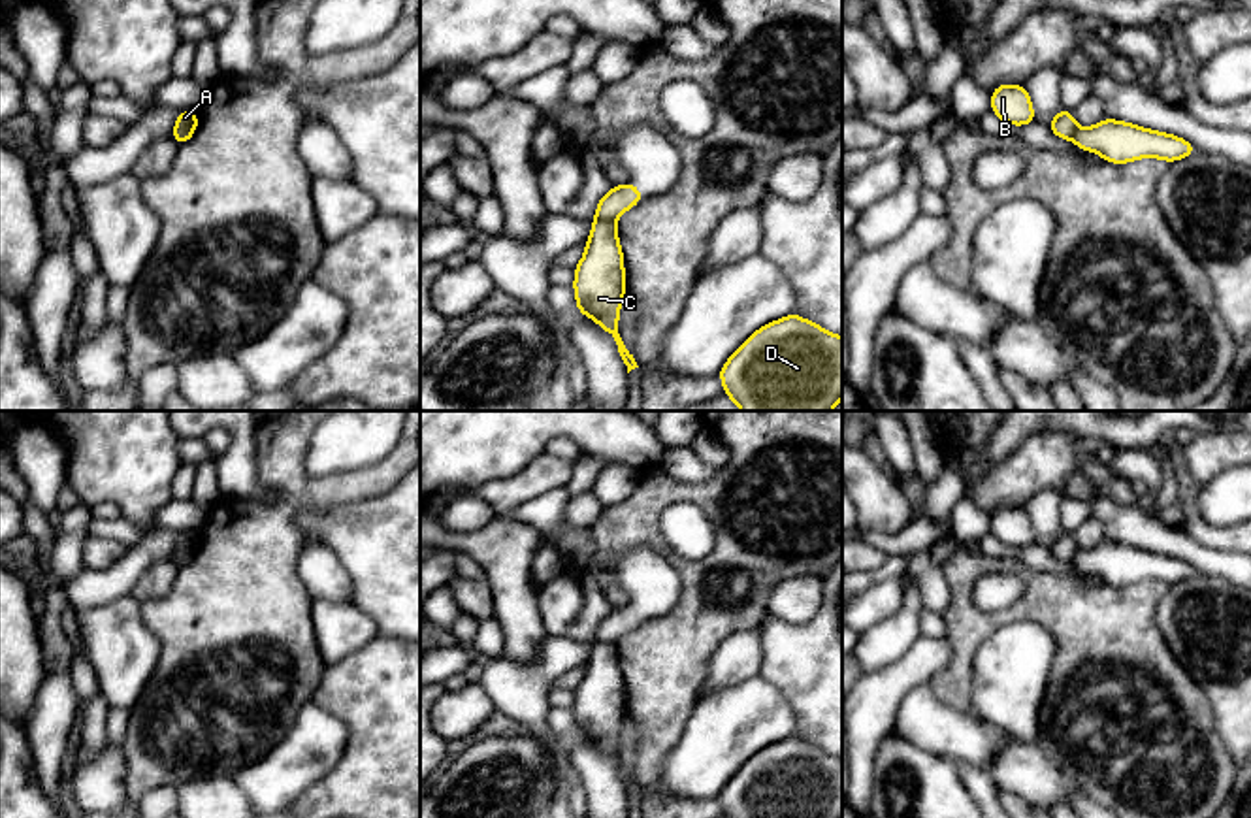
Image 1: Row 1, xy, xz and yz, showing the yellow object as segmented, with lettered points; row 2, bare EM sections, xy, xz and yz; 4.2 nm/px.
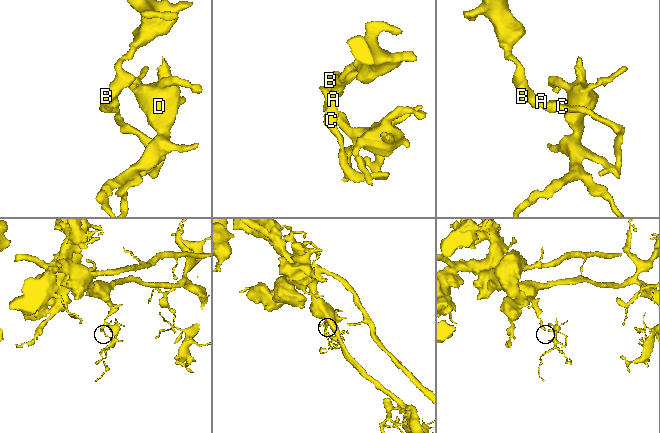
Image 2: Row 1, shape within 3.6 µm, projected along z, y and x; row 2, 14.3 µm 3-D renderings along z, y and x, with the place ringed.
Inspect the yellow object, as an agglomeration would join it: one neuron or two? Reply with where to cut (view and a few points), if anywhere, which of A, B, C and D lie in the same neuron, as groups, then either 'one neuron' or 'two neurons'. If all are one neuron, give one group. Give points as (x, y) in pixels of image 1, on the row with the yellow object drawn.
xz (596, 219), (613, 223) | A B / C D | two neurons

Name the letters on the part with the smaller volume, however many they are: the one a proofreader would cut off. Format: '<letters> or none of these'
C, D

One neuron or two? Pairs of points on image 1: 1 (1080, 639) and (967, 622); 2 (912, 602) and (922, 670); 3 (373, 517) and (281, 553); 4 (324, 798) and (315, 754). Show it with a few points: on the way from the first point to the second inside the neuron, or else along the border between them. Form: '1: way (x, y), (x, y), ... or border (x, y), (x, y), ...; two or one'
1: way (1052, 611), (1018, 611), (995, 621); one
2: border (922, 636), (899, 658), (884, 666); two
3: border (340, 506), (306, 511), (300, 530); two
4: border (347, 743), (340, 760), (298, 798); two

